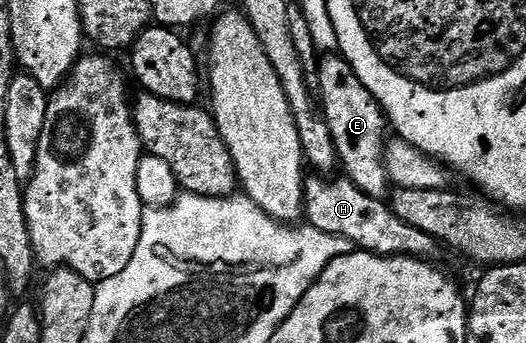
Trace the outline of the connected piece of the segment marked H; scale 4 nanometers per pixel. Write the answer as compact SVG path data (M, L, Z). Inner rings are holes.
M322 176L313 177L309 177L303 185L303 203L307 223L315 230L351 239L355 247L386 257L413 256L425 259L427 256L434 256L430 254L440 249L437 238L428 236L428 232L420 232L420 228L412 228L412 224L404 224L404 220L393 214L383 199L361 192L346 177L340 176L334 182Z

